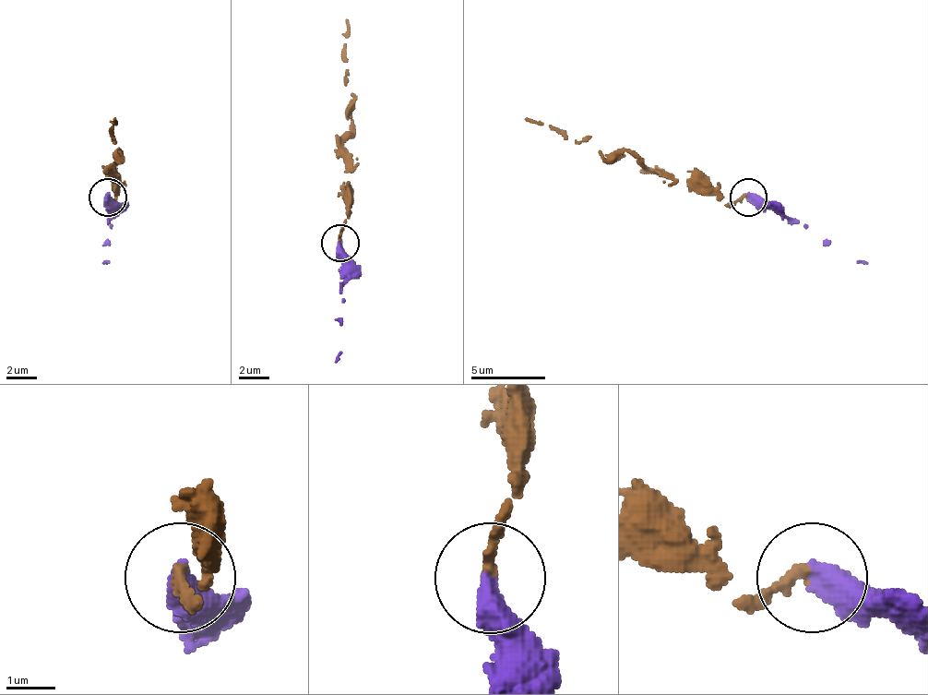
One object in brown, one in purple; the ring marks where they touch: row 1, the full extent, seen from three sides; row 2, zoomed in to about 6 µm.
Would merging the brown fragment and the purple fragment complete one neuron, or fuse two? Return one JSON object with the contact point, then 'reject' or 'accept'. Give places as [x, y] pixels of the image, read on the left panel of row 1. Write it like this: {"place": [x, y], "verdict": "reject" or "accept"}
{"place": [107, 197], "verdict": "accept"}

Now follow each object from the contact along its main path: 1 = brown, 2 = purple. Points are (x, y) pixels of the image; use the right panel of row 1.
1: (747, 197), (729, 204), (703, 197), (628, 151), (601, 155), (590, 140), (565, 140), (523, 118)
2: (747, 197), (769, 200), (807, 230), (866, 263)

